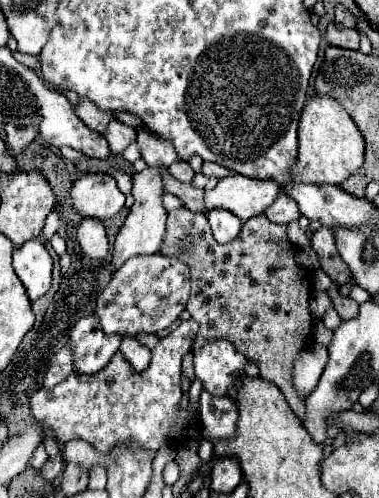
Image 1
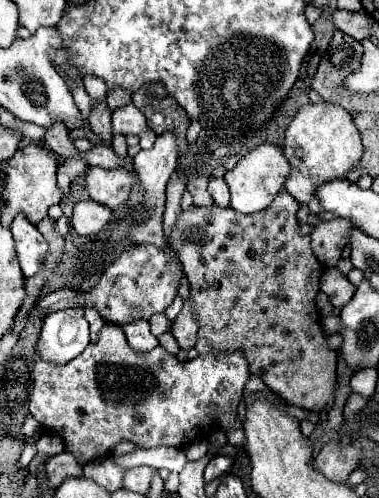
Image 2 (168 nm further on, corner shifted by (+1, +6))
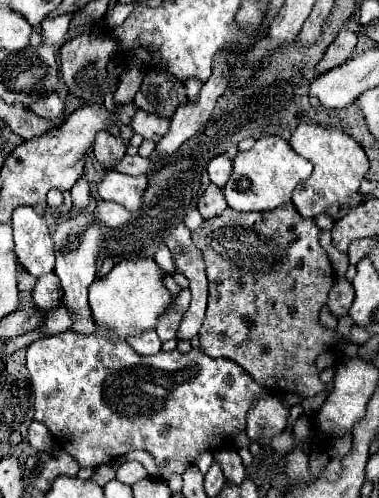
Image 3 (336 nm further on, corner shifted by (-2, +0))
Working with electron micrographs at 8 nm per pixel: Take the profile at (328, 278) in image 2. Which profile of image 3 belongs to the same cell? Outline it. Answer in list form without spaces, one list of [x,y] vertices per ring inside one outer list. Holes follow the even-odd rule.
[[[338,278],[332,286],[332,290],[328,292],[328,300],[326,300],[326,306],[328,310],[340,318],[340,316],[346,316],[350,306],[354,302],[354,288],[352,284],[346,280],[346,278]]]

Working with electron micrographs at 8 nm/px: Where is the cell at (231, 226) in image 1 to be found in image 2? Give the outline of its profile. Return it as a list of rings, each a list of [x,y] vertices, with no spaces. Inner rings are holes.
[[[211,178],[209,182],[209,194],[213,198],[213,204],[219,208],[229,208],[229,188],[221,178]]]

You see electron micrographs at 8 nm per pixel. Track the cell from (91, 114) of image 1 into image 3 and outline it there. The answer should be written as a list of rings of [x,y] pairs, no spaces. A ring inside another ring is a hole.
[[[104,130],[96,134],[96,142],[94,142],[92,150],[94,150],[96,160],[98,160],[106,170],[114,168],[116,162],[126,154],[124,142],[122,142],[120,138],[112,136],[110,132],[104,132]]]

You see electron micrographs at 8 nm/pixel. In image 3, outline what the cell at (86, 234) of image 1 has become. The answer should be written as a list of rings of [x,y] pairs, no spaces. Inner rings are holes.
[[[102,200],[96,206],[96,216],[98,216],[100,224],[104,224],[108,228],[118,228],[118,226],[126,224],[132,214],[118,202],[104,202]]]

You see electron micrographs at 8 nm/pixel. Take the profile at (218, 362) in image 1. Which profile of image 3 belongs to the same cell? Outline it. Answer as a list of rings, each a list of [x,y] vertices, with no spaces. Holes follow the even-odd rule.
[[[66,330],[66,332],[60,332],[60,334],[54,334],[54,336],[46,336],[46,338],[40,338],[36,342],[32,342],[28,346],[28,358],[26,358],[26,368],[30,372],[30,378],[32,378],[32,386],[34,386],[34,420],[38,422],[44,422],[48,426],[48,430],[54,434],[56,442],[60,448],[64,448],[82,468],[84,466],[100,466],[100,464],[108,464],[110,460],[114,460],[116,456],[124,456],[126,452],[130,450],[136,450],[136,448],[142,448],[142,450],[148,450],[154,460],[156,460],[156,466],[160,470],[160,478],[168,480],[172,474],[184,474],[190,466],[196,464],[198,456],[204,452],[204,450],[218,450],[226,440],[230,440],[234,436],[234,432],[238,430],[244,430],[246,428],[246,412],[252,408],[254,400],[260,398],[262,394],[266,394],[266,386],[258,384],[246,370],[242,370],[242,366],[238,366],[238,378],[242,378],[242,394],[232,394],[232,388],[230,384],[222,384],[220,380],[220,392],[216,394],[208,394],[204,396],[202,400],[202,394],[200,394],[200,368],[196,370],[196,358],[192,354],[174,354],[174,352],[158,352],[158,354],[152,354],[152,356],[142,356],[142,354],[136,354],[128,342],[124,338],[114,338],[114,334],[110,334],[108,330],[100,330],[100,334],[78,334],[74,330]]]

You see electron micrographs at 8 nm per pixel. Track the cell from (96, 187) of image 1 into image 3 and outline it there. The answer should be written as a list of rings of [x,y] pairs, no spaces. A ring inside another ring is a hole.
[[[110,170],[100,182],[98,194],[102,196],[102,200],[120,202],[130,212],[136,212],[142,206],[142,196],[146,186],[148,186],[146,176],[128,176],[128,174]]]

